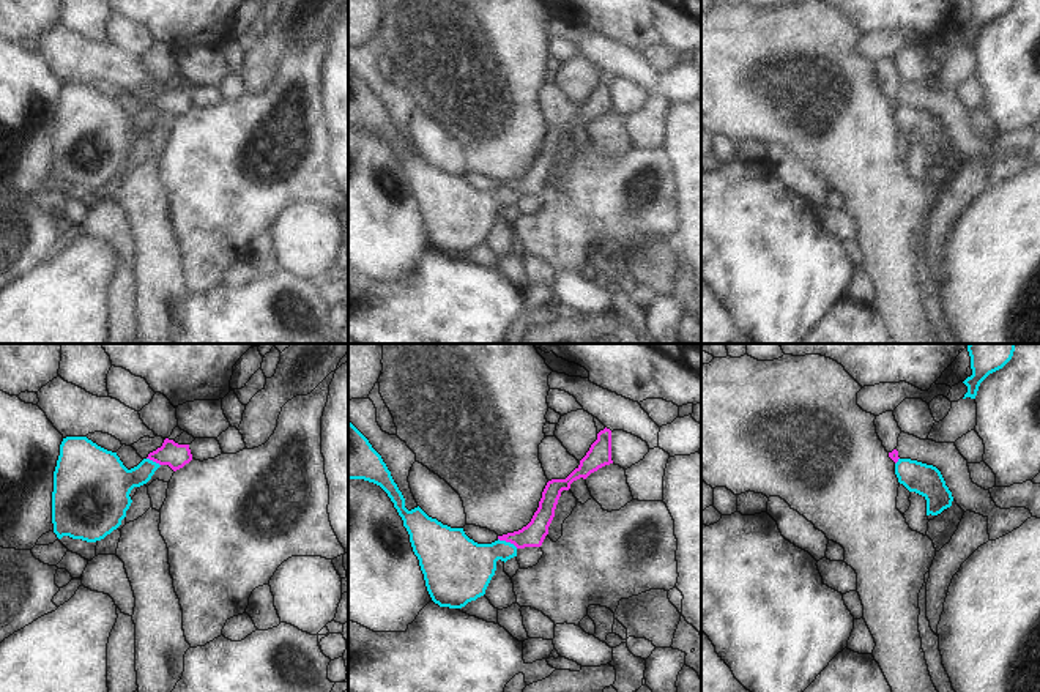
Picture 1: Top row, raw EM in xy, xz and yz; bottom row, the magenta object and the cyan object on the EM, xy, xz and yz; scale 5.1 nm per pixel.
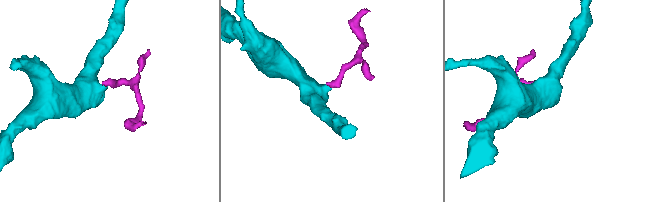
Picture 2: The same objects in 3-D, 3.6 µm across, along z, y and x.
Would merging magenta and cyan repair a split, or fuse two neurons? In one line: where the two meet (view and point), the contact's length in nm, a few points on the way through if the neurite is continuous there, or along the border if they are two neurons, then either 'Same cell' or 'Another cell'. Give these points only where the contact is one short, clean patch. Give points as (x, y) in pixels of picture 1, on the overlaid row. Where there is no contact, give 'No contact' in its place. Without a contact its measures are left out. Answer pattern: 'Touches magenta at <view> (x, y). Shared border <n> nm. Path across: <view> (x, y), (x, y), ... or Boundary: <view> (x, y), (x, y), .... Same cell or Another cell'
Touches magenta at xz (508, 541). Shared border 120 nm. Boundary: xz (498, 538), (517, 547). Another cell.

